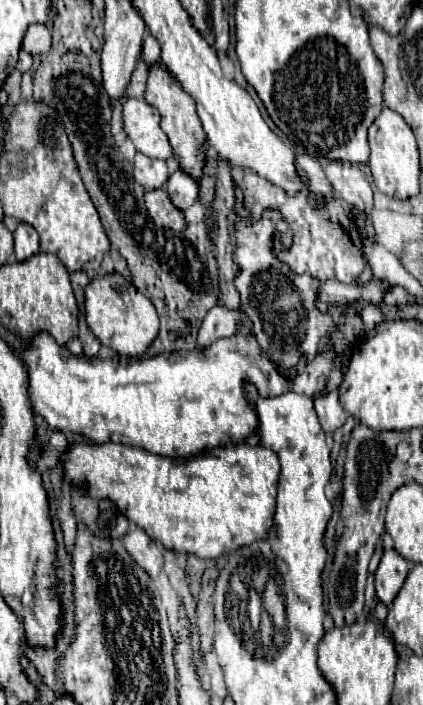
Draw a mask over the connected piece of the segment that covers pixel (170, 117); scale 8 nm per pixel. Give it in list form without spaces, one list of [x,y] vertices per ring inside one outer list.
[[[155,64],[149,70],[145,100],[159,110],[161,128],[171,142],[171,148],[173,148],[173,154],[175,154],[175,160],[177,160],[179,168],[183,168],[183,172],[187,172],[189,176],[195,176],[195,180],[199,182],[203,178],[203,164],[205,164],[205,156],[203,156],[205,132],[199,124],[199,116],[195,112],[195,102],[191,100],[191,96],[187,96],[181,90],[181,86],[175,82],[175,78],[171,78],[169,72],[161,64]]]

